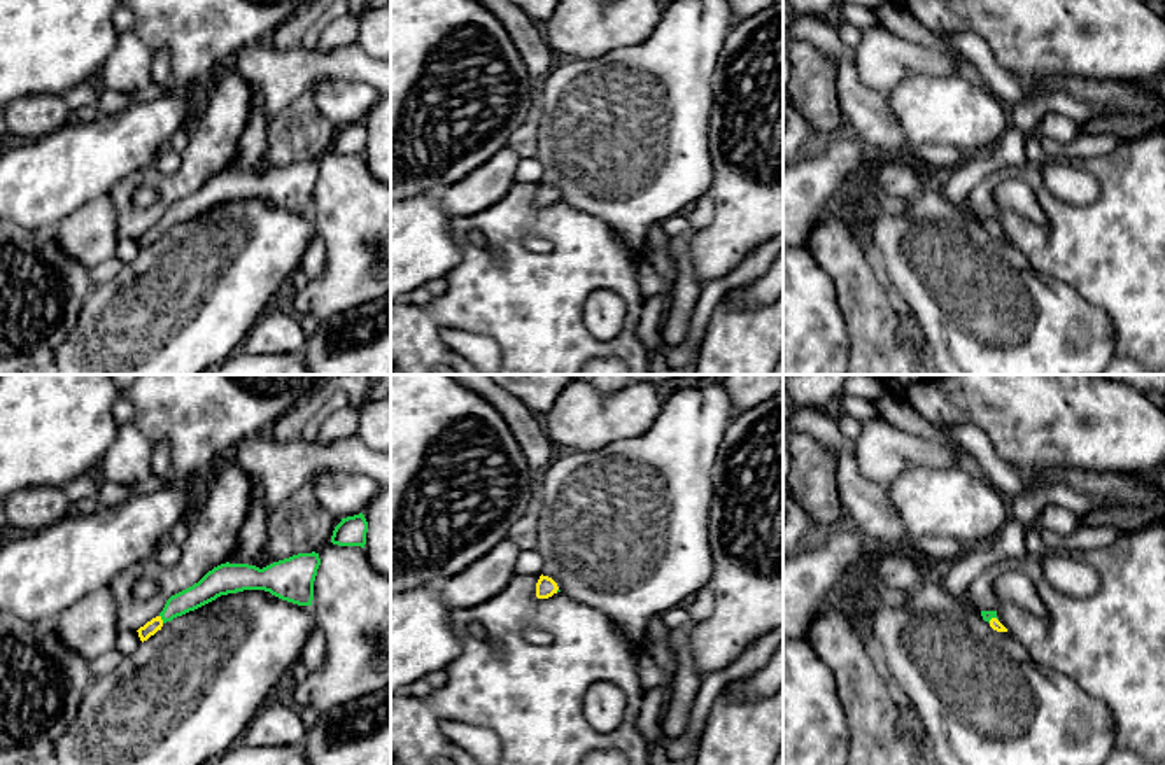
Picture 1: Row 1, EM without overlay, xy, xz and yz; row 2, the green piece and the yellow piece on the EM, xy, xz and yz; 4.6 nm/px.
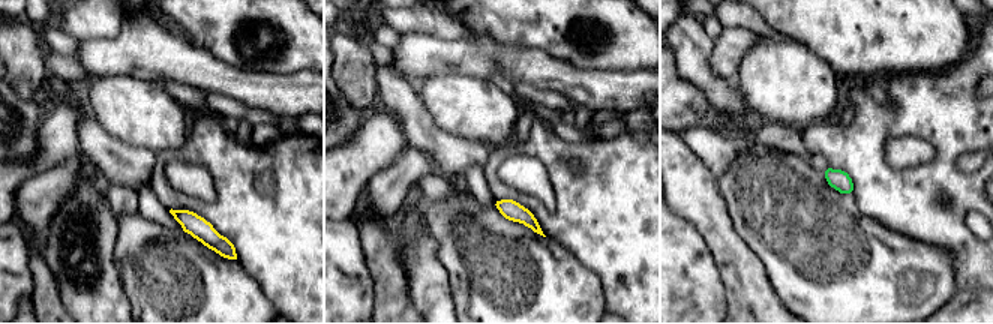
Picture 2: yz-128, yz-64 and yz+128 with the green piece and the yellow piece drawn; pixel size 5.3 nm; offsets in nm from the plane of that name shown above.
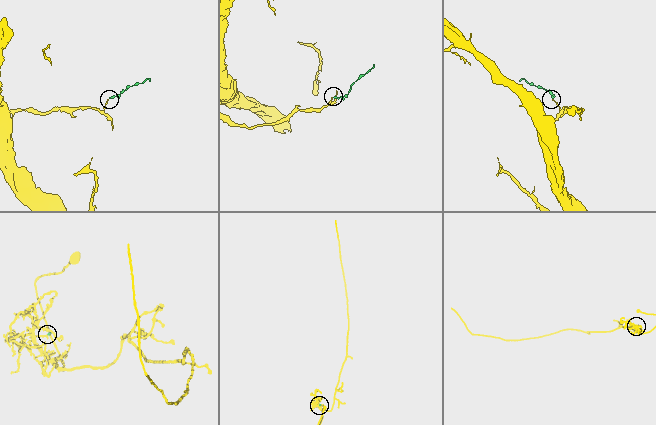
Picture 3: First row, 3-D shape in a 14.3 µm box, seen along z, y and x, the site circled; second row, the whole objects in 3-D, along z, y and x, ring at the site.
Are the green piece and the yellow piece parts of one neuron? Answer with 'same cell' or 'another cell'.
same cell

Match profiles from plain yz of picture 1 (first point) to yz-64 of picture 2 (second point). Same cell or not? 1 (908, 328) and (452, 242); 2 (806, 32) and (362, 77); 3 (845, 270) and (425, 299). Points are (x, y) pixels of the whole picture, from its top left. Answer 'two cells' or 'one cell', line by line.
1: two cells
2: two cells
3: two cells

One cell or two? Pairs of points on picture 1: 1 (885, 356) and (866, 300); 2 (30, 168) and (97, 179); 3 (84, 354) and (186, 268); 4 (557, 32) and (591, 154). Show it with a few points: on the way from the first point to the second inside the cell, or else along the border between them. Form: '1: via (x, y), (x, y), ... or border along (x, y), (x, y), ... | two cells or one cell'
1: via (875, 342), (873, 322), (868, 314) | one cell
2: via (46, 172), (81, 172) | one cell
3: via (109, 345), (162, 293) | one cell
4: border along (610, 49), (598, 56), (570, 60) | two cells

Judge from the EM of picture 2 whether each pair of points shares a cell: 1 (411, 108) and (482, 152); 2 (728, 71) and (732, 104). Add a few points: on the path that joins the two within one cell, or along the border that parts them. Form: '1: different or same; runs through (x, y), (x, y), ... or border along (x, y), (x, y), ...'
1: same; runs through (425, 128), (449, 152), (462, 152)
2: different; border along (713, 50), (710, 68), (717, 75), (735, 81)

